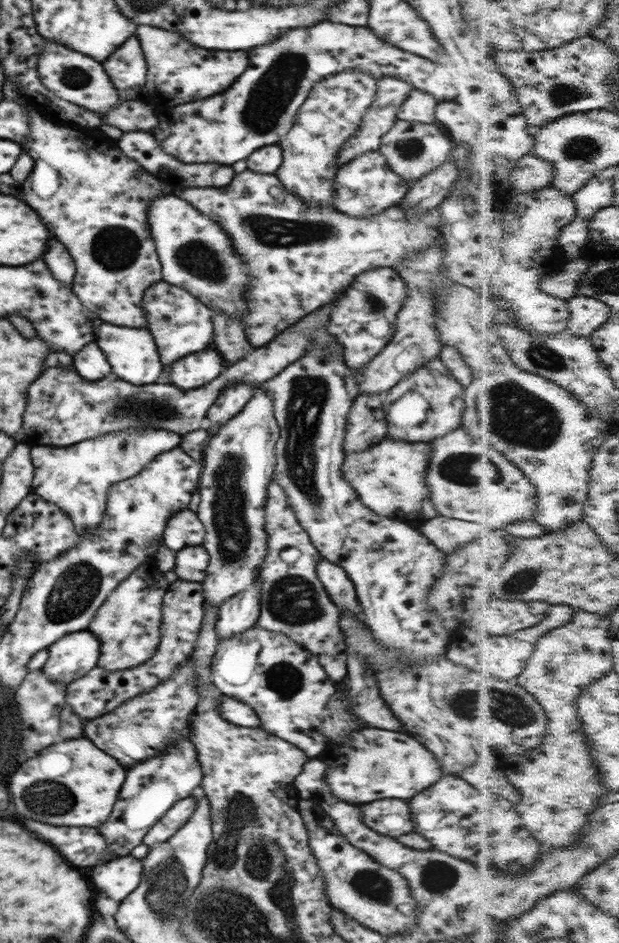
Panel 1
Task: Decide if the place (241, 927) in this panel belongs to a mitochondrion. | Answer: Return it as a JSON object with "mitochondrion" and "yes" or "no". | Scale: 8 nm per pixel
{"mitochondrion":"yes"}

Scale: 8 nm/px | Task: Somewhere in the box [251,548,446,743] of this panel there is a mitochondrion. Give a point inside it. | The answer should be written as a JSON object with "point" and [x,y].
{"point":[292,600]}

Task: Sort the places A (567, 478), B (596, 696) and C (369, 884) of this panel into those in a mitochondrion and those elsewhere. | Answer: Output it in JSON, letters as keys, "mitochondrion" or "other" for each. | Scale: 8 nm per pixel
{"A":"other","B":"other","C":"mitochondrion"}

